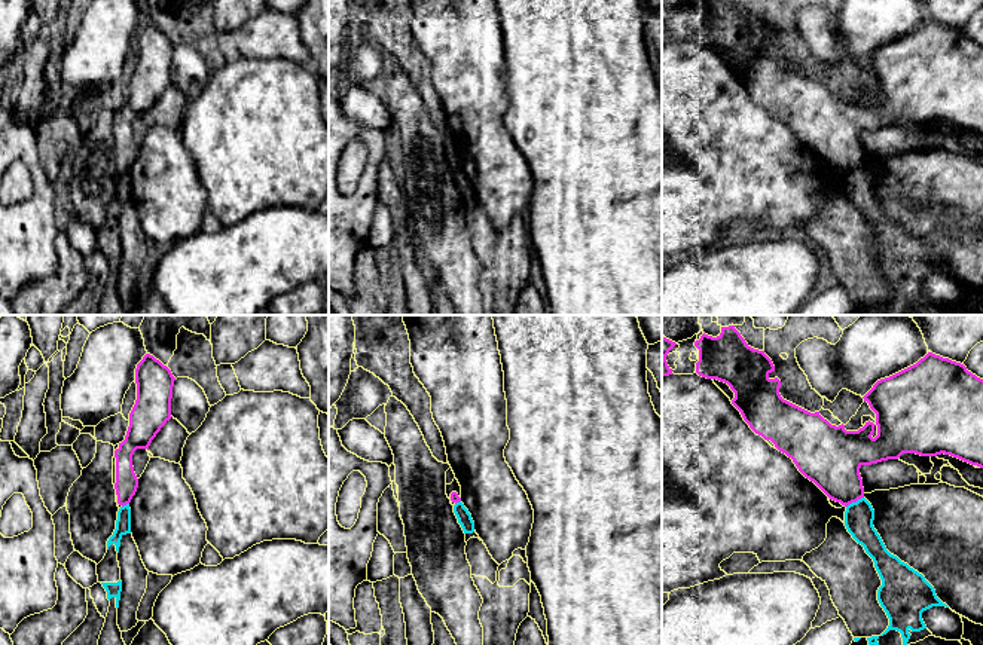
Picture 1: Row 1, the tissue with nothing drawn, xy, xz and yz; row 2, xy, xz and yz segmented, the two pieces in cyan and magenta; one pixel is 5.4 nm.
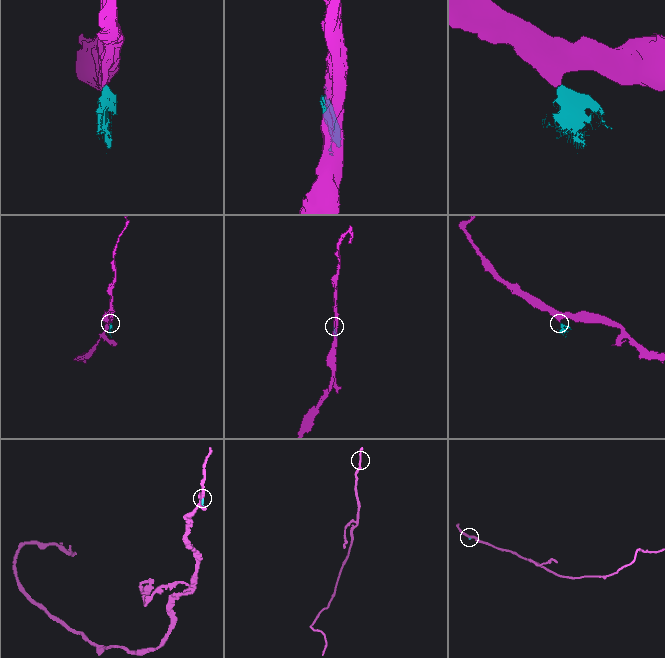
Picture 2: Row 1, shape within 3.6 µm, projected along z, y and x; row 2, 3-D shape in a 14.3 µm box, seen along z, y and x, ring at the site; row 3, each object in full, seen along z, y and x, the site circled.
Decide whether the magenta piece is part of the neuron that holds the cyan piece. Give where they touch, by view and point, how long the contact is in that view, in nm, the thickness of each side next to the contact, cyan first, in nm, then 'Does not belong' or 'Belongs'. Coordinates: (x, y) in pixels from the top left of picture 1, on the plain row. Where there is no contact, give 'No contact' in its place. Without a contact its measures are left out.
Touches cyan at yz (854, 170). Shared border 110 nm. Thickness 160 nm (cyan) against 300 nm. Does not belong

